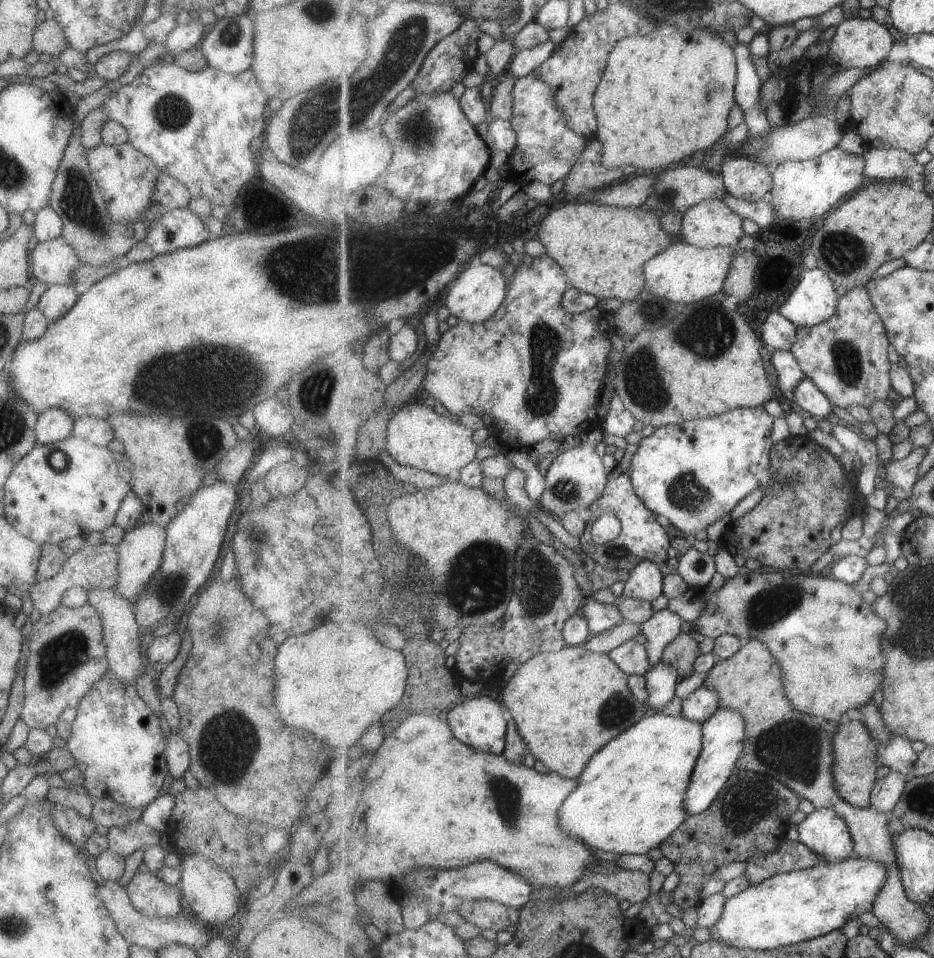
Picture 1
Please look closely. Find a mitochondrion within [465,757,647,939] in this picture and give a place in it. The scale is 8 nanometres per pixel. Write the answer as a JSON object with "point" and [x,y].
{"point":[511,820]}

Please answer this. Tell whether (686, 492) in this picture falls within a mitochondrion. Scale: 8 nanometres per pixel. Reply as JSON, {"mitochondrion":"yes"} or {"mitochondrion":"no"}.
{"mitochondrion":"yes"}

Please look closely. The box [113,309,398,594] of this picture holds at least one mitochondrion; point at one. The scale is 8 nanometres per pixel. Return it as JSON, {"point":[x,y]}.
{"point":[202,367]}

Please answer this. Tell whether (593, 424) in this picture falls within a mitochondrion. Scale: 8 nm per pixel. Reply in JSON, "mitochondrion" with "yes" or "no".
{"mitochondrion":"no"}

